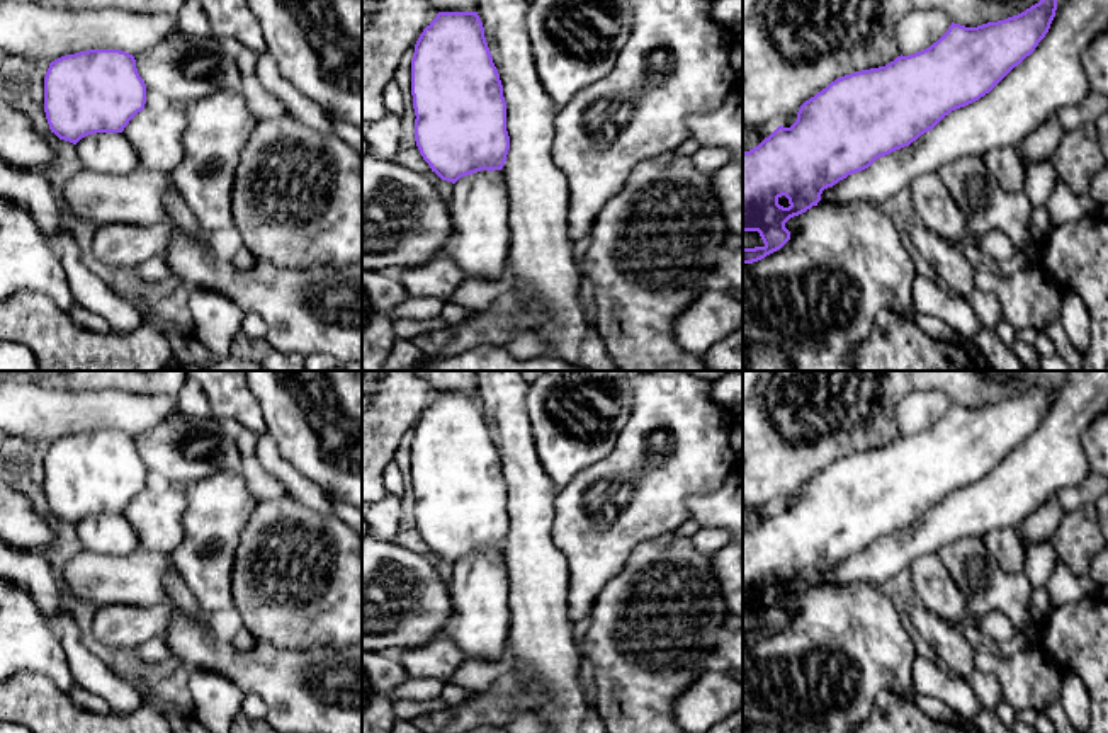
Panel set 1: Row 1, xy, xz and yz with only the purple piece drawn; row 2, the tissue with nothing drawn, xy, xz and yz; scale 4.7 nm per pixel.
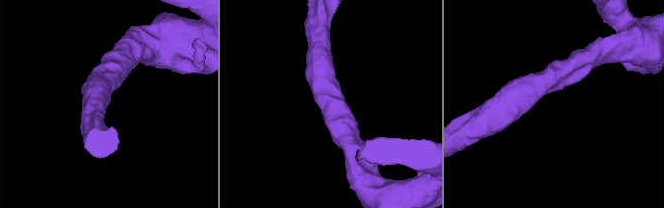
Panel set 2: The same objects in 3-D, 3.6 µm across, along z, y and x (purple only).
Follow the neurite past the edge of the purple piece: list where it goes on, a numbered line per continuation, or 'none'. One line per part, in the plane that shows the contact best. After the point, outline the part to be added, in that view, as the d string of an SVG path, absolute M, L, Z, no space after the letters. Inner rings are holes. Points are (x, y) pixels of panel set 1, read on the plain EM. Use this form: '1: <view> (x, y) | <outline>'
1: yz (1052, 458) | M1057 371L1055 376L1057 391L1045 418L989 474L952 492L909 527L824 570L817 587L855 582L879 587L919 556L962 537L1020 529L1050 497L1081 485L1093 471L1083 435L1108 412L1108 371Z

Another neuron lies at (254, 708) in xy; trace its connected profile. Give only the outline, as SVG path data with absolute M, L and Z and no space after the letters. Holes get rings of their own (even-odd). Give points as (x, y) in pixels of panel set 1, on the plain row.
M245 694L241 714L248 719L265 719L267 718L267 706L257 694Z

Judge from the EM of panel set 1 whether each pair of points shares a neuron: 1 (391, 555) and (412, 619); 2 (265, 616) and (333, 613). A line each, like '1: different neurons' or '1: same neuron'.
1: same neuron
2: same neuron

